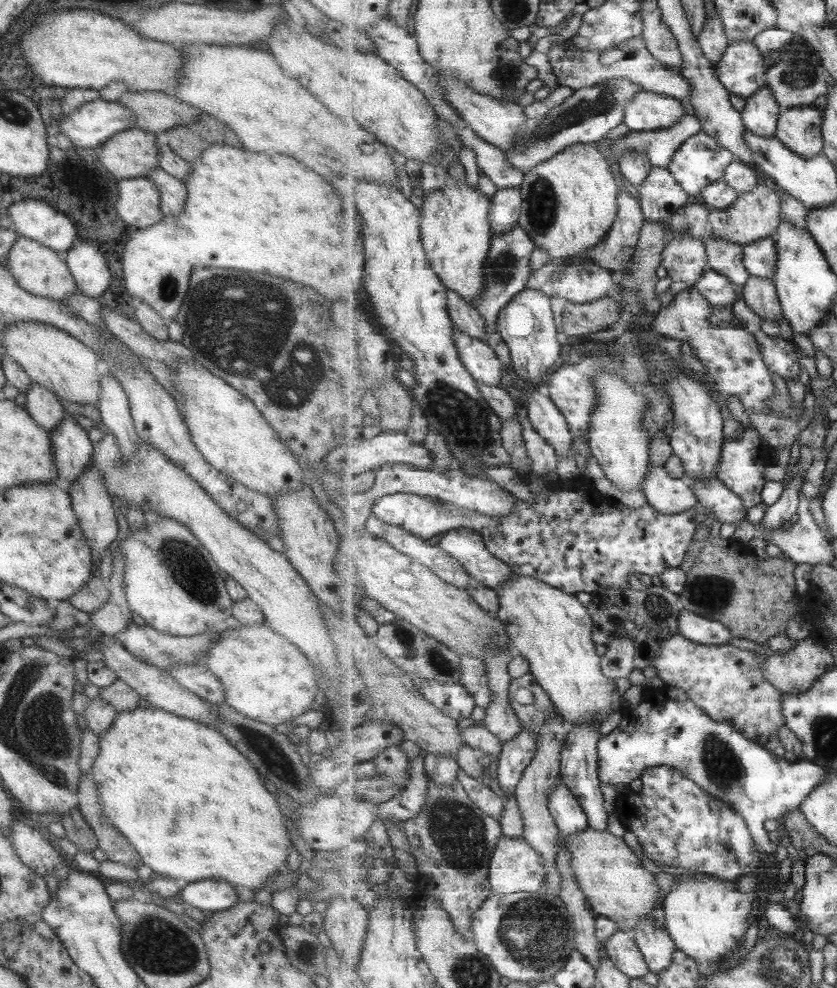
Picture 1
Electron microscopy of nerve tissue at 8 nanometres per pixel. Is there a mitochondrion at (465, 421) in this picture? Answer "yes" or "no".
yes

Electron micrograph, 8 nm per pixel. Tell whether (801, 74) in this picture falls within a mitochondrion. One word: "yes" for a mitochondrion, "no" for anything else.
yes

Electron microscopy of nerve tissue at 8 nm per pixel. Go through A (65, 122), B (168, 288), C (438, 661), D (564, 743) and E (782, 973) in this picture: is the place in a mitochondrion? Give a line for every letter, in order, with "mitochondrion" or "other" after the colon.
A: other
B: mitochondrion
C: mitochondrion
D: other
E: mitochondrion

